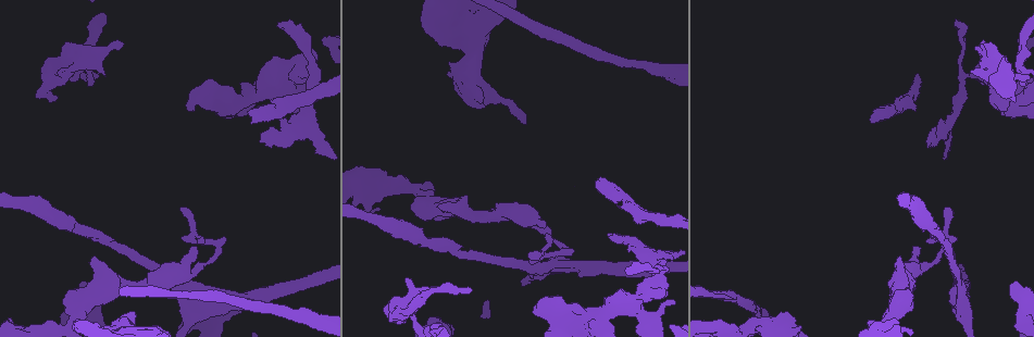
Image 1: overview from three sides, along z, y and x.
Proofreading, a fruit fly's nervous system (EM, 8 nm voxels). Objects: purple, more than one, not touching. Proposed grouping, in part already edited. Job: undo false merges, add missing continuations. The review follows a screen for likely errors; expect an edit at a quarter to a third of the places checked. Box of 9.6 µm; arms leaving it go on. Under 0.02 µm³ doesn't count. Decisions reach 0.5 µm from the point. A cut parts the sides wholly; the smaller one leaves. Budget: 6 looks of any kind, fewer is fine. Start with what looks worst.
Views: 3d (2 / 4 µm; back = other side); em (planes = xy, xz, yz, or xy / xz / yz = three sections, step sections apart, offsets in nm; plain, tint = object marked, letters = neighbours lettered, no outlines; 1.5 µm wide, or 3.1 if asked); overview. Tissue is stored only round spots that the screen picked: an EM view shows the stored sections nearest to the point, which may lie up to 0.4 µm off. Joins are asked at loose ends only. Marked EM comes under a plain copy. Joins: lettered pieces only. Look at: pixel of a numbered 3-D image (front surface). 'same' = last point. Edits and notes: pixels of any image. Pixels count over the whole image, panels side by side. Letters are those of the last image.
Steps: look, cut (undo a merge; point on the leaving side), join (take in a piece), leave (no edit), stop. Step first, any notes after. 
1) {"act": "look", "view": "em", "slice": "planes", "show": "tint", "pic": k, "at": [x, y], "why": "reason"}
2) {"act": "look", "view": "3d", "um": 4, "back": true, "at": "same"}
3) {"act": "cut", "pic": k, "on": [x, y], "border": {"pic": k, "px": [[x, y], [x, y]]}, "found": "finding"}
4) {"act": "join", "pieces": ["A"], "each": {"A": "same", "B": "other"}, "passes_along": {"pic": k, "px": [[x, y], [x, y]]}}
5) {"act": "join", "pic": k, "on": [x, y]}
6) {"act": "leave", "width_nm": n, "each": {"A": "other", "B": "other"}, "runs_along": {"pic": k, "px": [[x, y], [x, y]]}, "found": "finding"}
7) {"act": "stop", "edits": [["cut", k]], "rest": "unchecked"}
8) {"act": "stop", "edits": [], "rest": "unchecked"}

{"act": "look", "view": "em", "slice": "planes", "show": "letters", "pic": 1, "at": [311, 79], "why": "small branch off a trunk"}

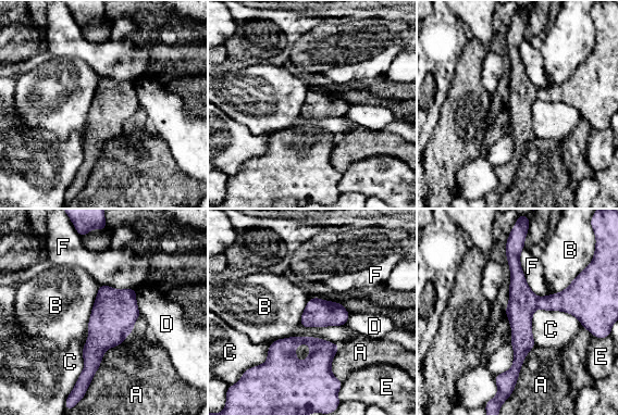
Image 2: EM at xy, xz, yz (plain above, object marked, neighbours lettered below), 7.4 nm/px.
{"act": "cut", "pic": 2, "on": [522, 302], "each": {"A": "other", "B": "other", "C": "other", "D": "other", "E": "other", "F": "other"}, "found": "a second cell is stuck on"}

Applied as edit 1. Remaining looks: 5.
{"act": "look", "view": "em", "um": 3.1, "slice": "xy", "step": 8, "show": "letters", "pic": 1, "at": [436, 319], "why": "branch stops here"}

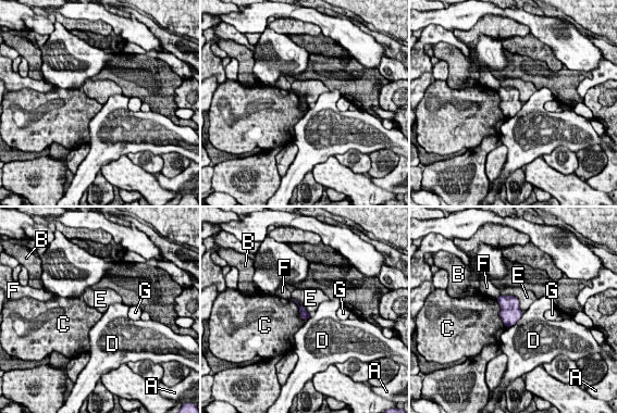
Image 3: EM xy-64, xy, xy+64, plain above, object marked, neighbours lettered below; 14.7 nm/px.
{"act": "look", "view": "em", "um": 3.1, "slice": "yz", "step": 8, "show": "letters", "at": "same"}

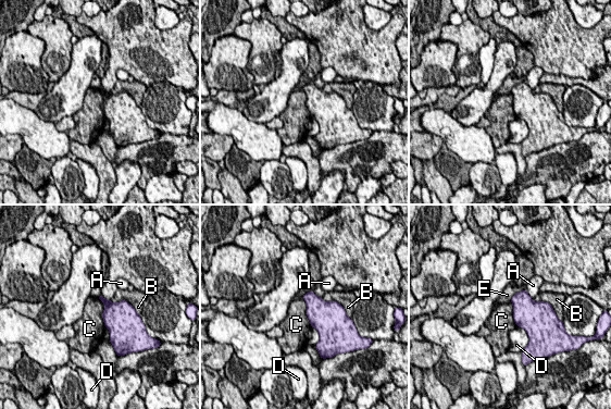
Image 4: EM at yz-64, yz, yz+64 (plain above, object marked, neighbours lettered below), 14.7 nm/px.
{"act": "leave", "each": {"A": "other", "B": "other", "C": "other", "D": "other", "E": "other"}, "border": {"pic": 4, "px": [[516, 293], [510, 301]]}, "found": "no lettered piece goes on from it"}

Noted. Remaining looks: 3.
{"act": "stop", "edits": [["cut", 2]], "rest": "unchecked"}

